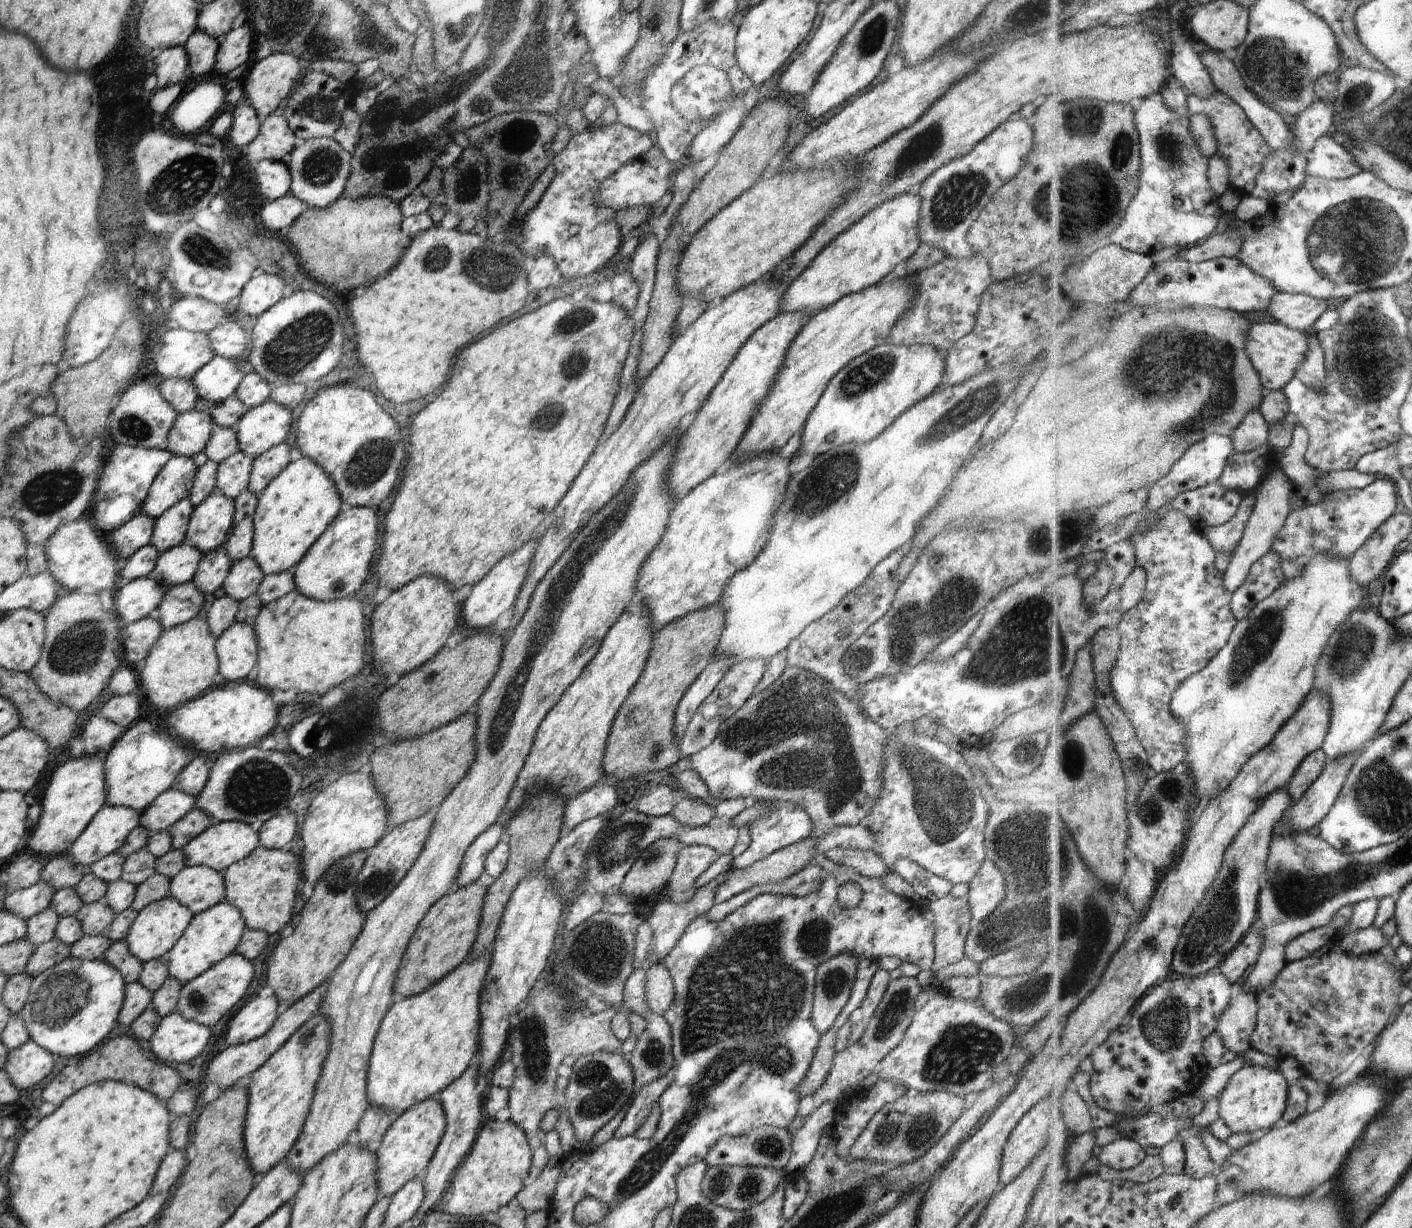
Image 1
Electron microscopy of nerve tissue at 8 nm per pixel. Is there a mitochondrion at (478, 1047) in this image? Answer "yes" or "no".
no

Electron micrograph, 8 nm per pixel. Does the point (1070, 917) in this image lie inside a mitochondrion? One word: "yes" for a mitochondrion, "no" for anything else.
yes

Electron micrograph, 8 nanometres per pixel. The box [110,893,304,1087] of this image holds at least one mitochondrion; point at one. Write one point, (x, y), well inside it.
(196, 1000)

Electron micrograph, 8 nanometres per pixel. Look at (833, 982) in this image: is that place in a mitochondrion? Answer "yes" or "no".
yes

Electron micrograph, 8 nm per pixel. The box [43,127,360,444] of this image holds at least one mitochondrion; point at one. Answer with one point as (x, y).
(294, 348)

